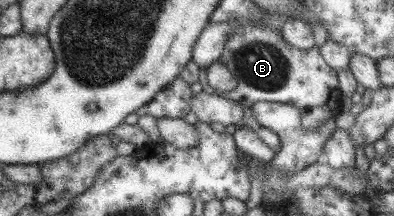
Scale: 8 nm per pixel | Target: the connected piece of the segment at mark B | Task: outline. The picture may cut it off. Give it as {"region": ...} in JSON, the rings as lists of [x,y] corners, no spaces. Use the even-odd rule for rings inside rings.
{"region":[[[252,22],[241,24],[233,36],[225,42],[224,52],[219,59],[236,76],[238,85],[234,90],[218,92],[208,84],[207,67],[199,69],[199,82],[208,94],[221,94],[224,98],[239,102],[244,106],[244,126],[258,134],[258,137],[275,153],[281,150],[280,138],[263,128],[253,114],[252,105],[260,101],[294,104],[302,112],[304,131],[316,131],[330,116],[338,117],[342,110],[343,94],[339,87],[339,77],[321,56],[317,47],[309,50],[292,49],[278,30],[264,29]]]}

